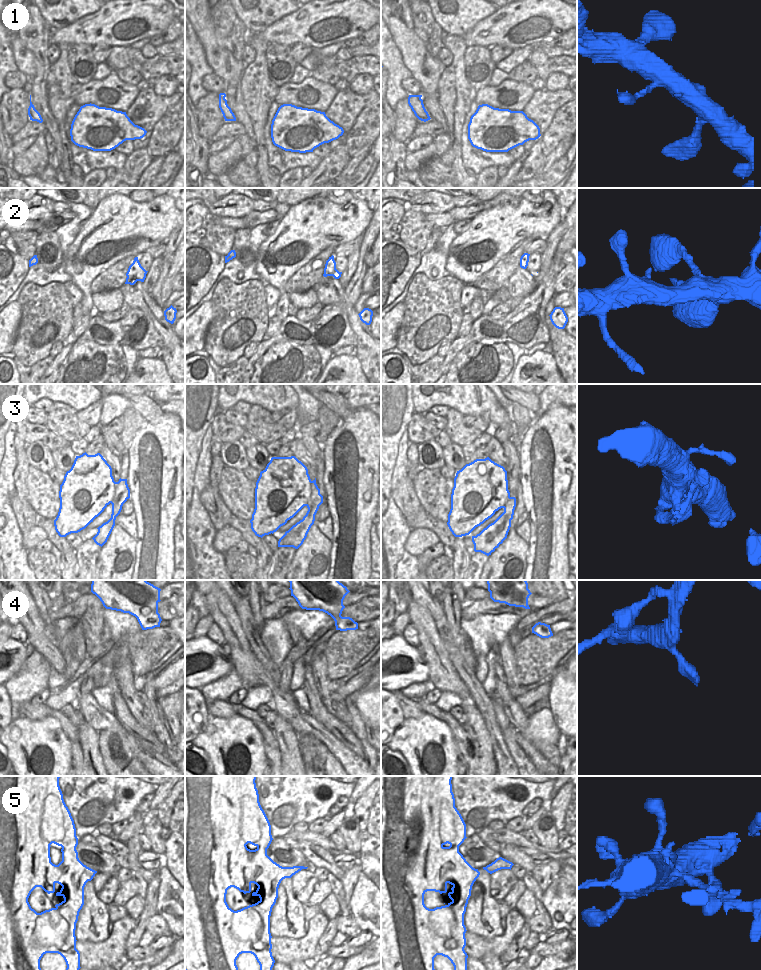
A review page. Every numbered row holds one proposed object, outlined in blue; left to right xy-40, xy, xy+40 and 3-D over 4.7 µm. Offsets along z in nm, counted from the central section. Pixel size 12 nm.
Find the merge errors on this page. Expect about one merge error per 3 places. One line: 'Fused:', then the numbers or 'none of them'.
Fused: 5

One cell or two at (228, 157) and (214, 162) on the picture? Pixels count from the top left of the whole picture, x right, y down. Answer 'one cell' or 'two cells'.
one cell

